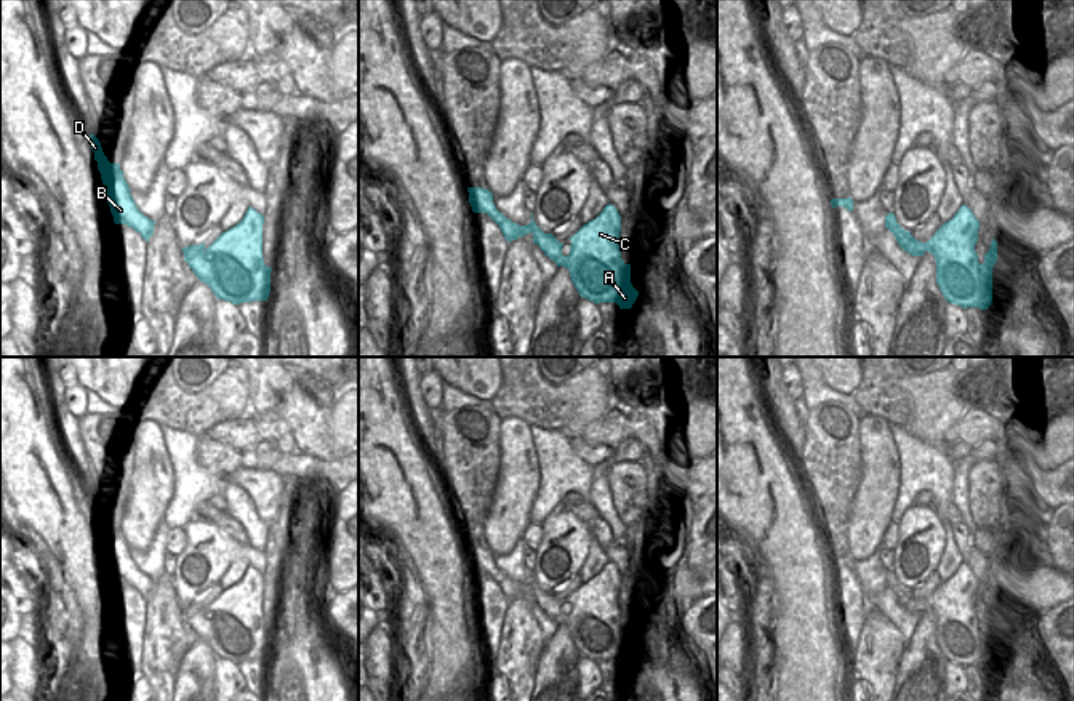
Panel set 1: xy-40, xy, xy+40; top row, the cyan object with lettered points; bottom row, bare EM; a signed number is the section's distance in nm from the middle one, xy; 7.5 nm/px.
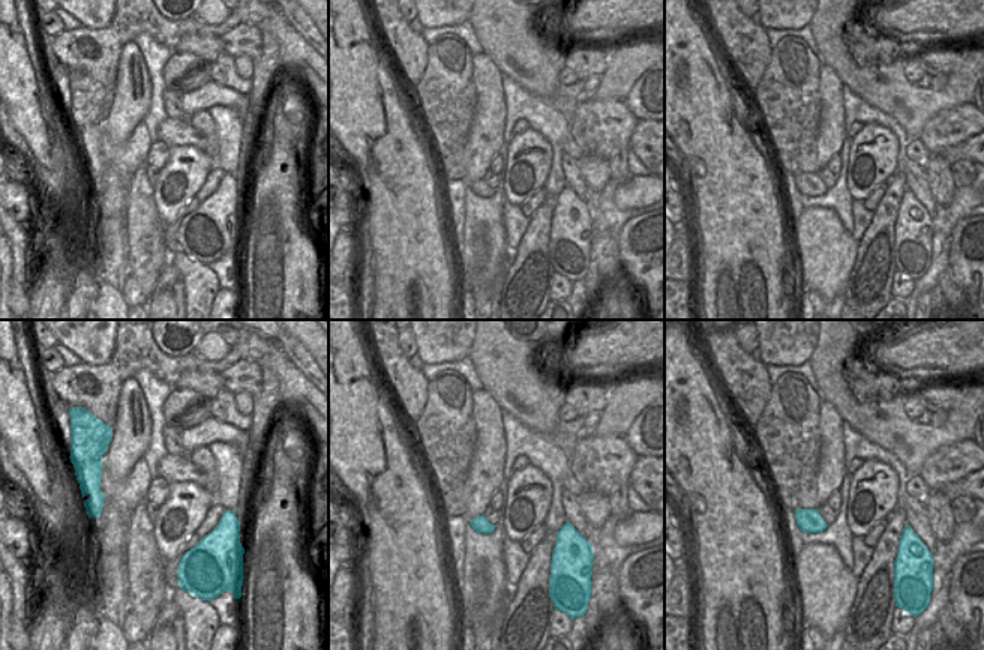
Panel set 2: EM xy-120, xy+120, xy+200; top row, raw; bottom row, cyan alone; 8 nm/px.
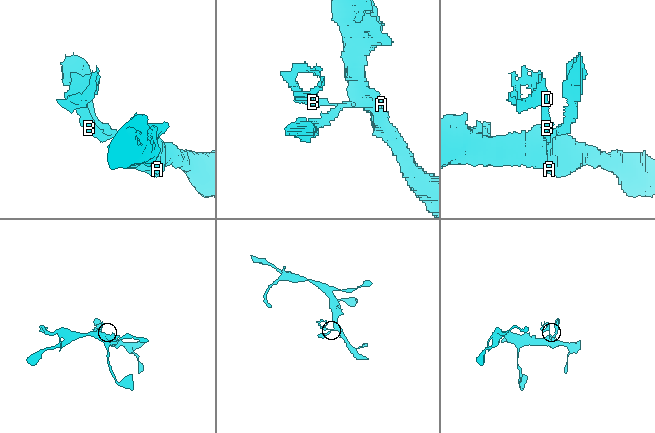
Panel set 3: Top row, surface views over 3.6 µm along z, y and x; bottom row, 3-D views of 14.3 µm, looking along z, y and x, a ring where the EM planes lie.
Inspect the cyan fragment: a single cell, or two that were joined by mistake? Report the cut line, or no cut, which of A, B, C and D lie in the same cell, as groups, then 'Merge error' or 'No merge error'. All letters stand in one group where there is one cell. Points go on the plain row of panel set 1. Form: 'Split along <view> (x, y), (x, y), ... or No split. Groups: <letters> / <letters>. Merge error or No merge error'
Split along xy (525, 584), (532, 589). Groups: A C / B D. Merge error

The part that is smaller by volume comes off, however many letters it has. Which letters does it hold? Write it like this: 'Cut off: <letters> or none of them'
Cut off: B, D

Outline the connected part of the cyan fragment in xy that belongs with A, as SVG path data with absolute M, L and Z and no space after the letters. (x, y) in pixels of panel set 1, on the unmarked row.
M608 562L595 578L584 583L573 595L570 595L571 603L570 603L568 615L562 613L563 602L560 602L552 592L544 592L536 584L536 581L533 579L533 571L531 571L531 581L527 583L527 586L531 587L533 602L536 602L544 610L544 613L549 615L559 626L563 624L570 629L571 640L581 656L586 656L595 663L616 661L619 667L632 666L632 663L639 655L639 650L631 642L631 623L626 623L621 616L621 610L619 610L621 575L615 567L615 563Z

